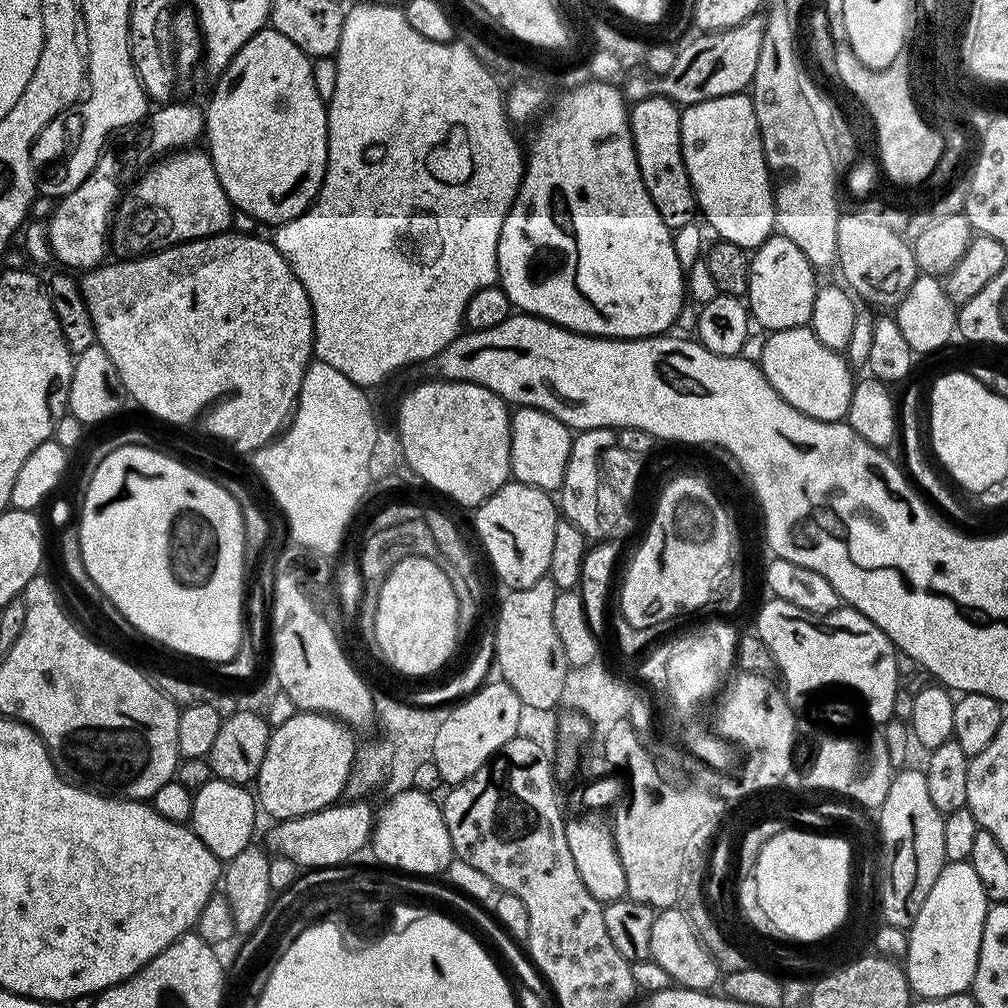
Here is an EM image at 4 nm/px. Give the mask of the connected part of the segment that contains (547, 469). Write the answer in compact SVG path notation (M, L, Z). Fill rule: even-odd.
M517 407L511 413L512 441L510 442L510 462L513 481L529 484L549 494L559 489L566 474L566 462L570 458L573 429L566 427L558 418L537 408Z

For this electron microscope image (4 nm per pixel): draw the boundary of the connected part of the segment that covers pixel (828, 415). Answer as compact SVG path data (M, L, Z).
M811 327L791 328L790 330L778 330L767 337L765 344L759 345L760 369L764 371L764 377L768 385L790 406L794 406L802 414L806 414L815 420L843 421L848 414L848 408L852 405L852 389L854 387L854 369L837 349L826 346L813 334Z

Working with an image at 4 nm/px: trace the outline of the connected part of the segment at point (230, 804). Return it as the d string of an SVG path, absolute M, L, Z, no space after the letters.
M213 778L194 792L190 827L217 858L227 862L233 856L242 854L242 850L246 850L253 843L252 831L256 828L256 812L258 813L257 797L245 785Z

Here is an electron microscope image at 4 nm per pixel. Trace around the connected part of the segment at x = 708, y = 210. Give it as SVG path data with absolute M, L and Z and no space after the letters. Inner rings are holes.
M751 95L714 97L685 107L680 114L680 133L682 158L686 162L688 177L696 195L699 215L708 219L709 226L717 232L716 236L721 241L737 244L747 250L755 250L765 244L777 231L776 201Z

